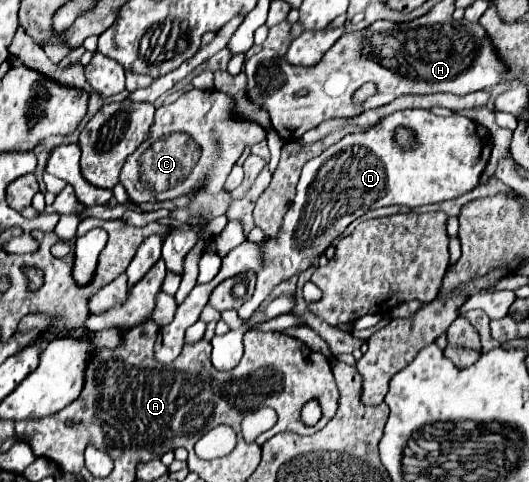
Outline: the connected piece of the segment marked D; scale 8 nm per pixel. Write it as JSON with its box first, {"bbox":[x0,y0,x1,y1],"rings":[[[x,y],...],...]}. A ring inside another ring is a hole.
{"bbox":[156,109,492,363],"rings":[[[406,109],[396,111],[382,119],[376,127],[366,133],[354,133],[328,147],[322,155],[310,159],[300,175],[298,193],[294,203],[284,215],[282,229],[276,239],[268,239],[262,247],[256,247],[250,241],[244,241],[232,249],[224,259],[218,275],[206,283],[196,285],[184,303],[178,305],[174,321],[160,329],[156,339],[156,359],[160,363],[172,363],[184,345],[184,333],[200,317],[200,311],[208,303],[208,297],[216,285],[224,279],[234,277],[242,271],[256,271],[256,289],[248,301],[238,310],[242,319],[250,318],[270,291],[280,283],[290,279],[296,273],[302,273],[320,257],[334,239],[338,239],[344,229],[364,215],[368,209],[378,209],[386,205],[406,205],[420,207],[430,203],[440,203],[456,199],[478,185],[482,171],[488,165],[492,151],[490,133],[462,115],[438,117],[428,109]],[[398,127],[410,129],[414,133],[412,147],[404,149],[394,141]]]}

